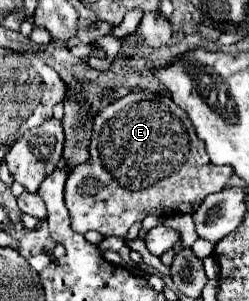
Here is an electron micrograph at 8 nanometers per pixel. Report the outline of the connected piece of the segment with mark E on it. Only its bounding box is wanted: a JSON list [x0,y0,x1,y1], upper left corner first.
[65,90,233,240]

